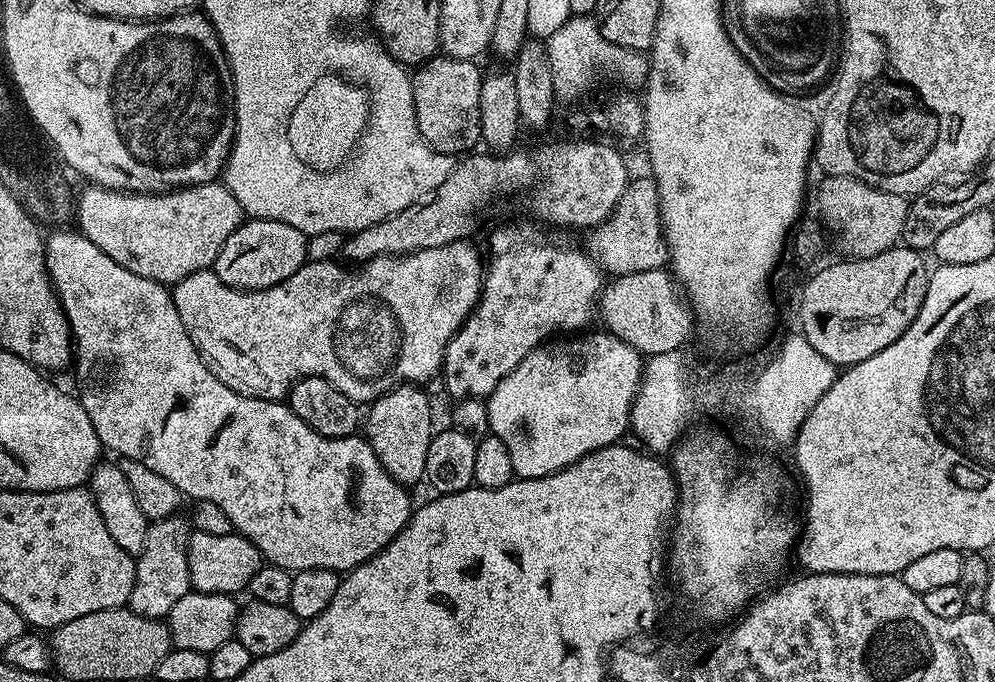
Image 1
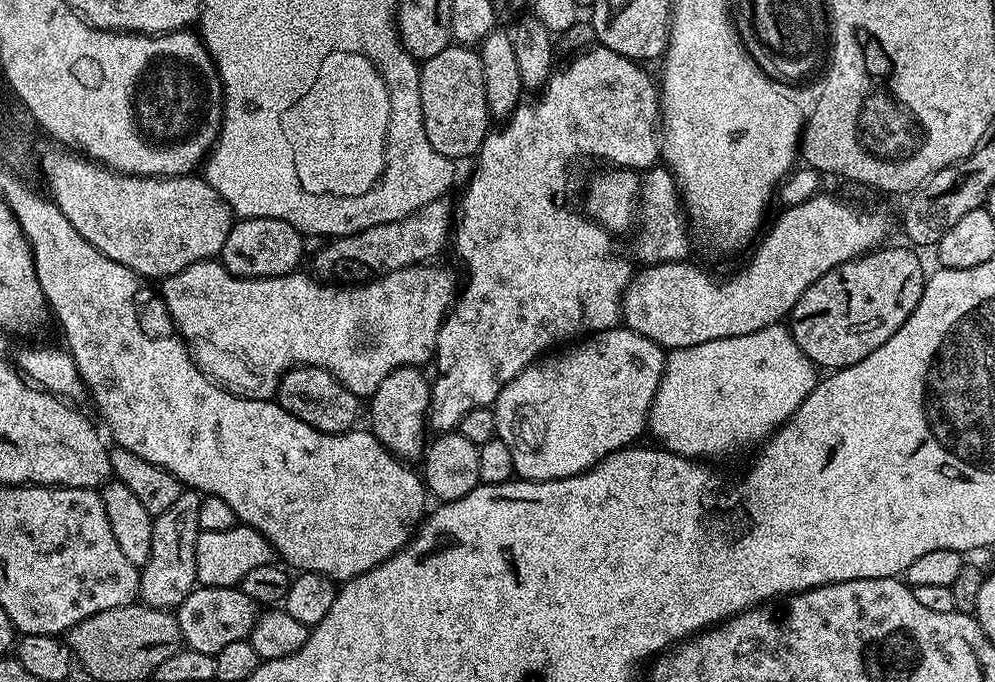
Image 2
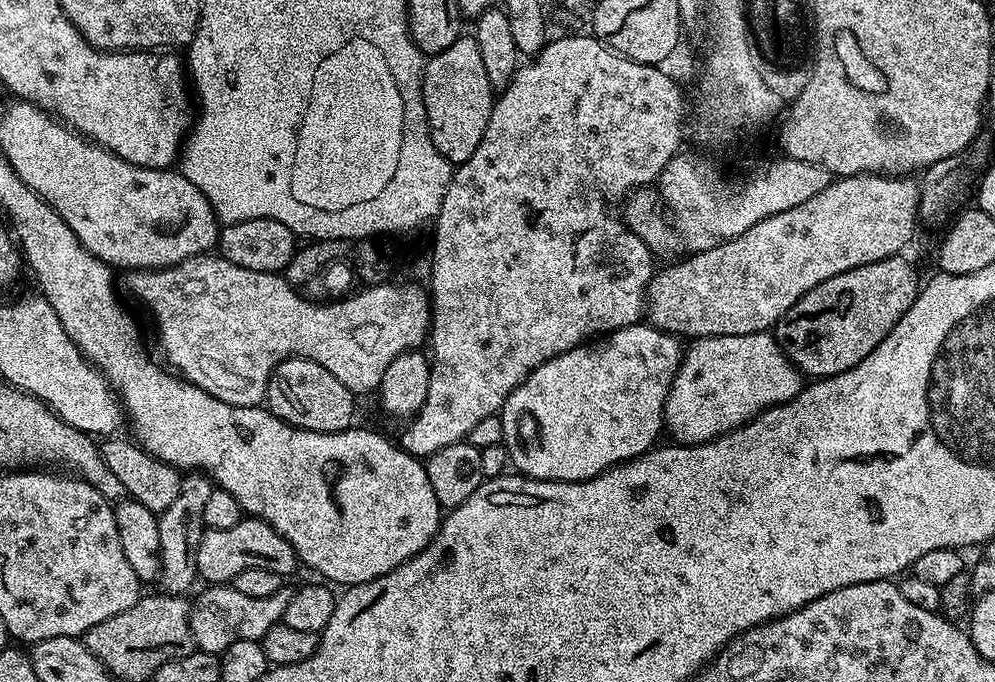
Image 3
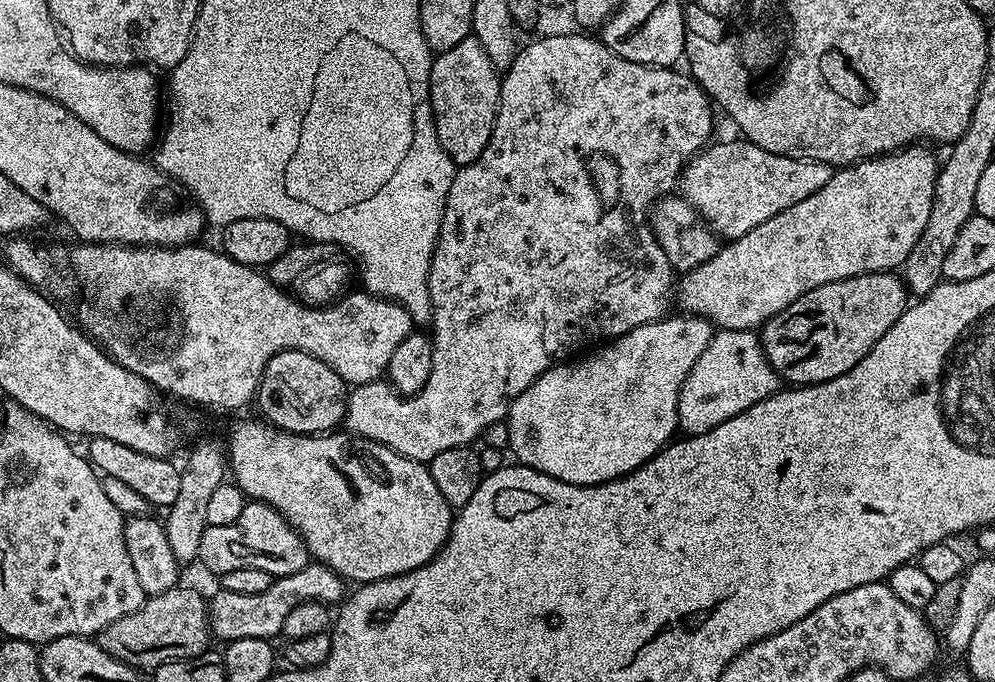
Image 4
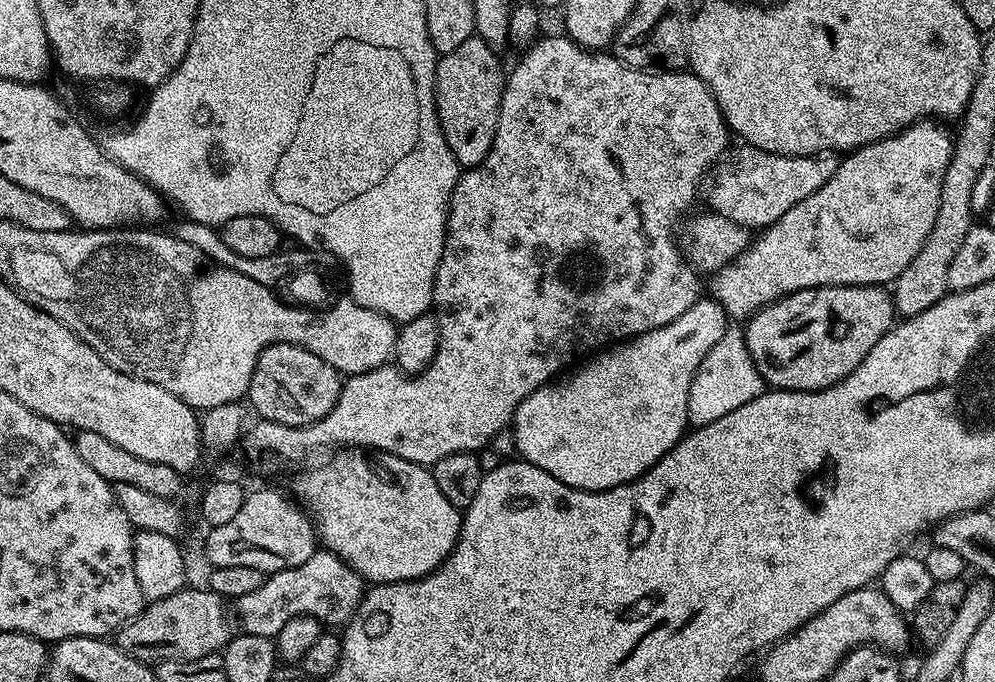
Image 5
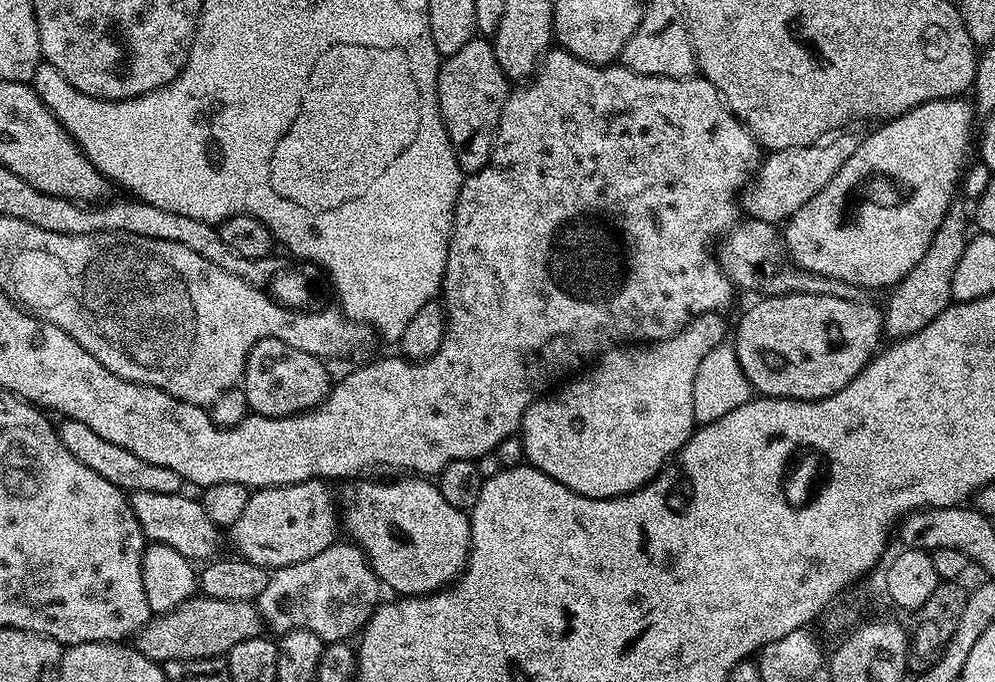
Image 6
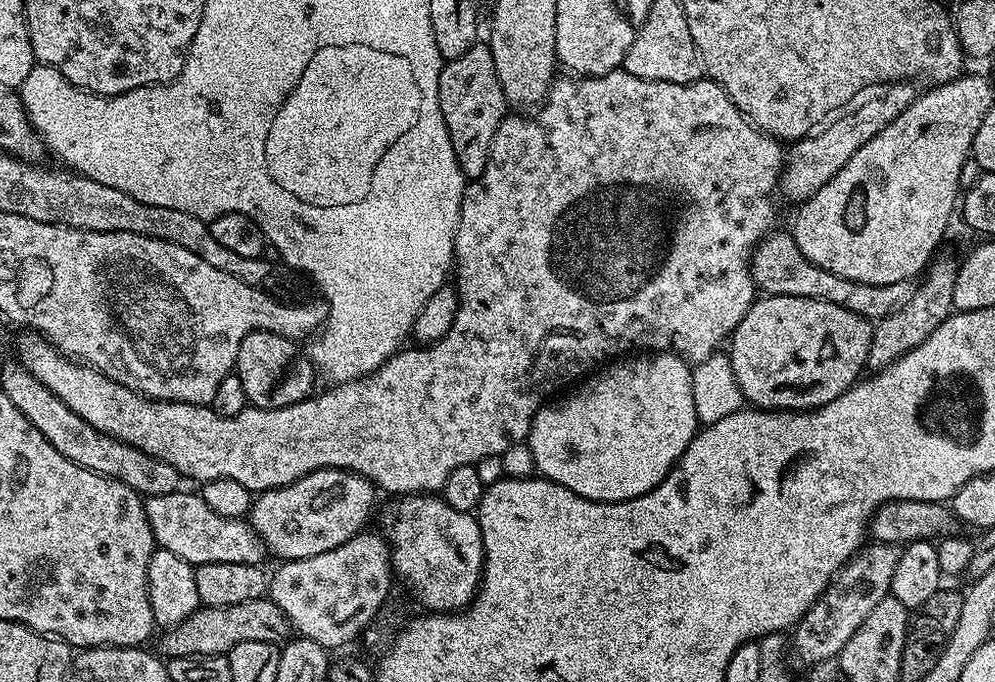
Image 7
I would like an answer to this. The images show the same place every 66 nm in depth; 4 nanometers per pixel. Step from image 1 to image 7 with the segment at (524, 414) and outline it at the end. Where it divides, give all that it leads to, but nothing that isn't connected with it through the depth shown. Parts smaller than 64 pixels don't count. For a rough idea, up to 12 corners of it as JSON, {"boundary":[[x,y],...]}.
{"boundary":[[617,359],[536,411],[543,479],[654,490],[698,431],[692,368]]}

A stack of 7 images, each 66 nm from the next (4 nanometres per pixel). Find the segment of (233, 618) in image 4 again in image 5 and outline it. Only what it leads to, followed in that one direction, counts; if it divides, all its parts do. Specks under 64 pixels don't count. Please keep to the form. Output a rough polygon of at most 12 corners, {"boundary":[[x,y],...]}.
{"boundary":[[317,550],[273,572],[234,608],[240,628],[276,638],[313,616],[343,626],[366,581],[342,557]]}

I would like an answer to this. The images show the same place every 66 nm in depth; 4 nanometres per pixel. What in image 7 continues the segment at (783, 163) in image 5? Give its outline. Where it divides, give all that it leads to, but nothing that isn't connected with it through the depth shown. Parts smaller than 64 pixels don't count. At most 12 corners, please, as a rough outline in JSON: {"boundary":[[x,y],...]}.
{"boundary":[[915,83],[885,92],[795,141],[779,191],[818,194],[854,150],[916,101]]}

